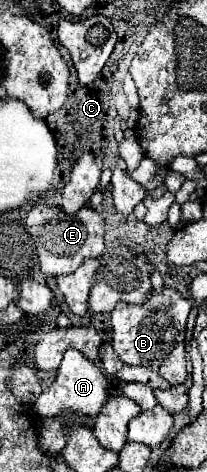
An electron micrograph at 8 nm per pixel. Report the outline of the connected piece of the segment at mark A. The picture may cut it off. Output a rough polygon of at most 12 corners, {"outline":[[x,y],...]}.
{"outline":[[77,349],[33,409],[93,419],[107,401],[105,373]]}

